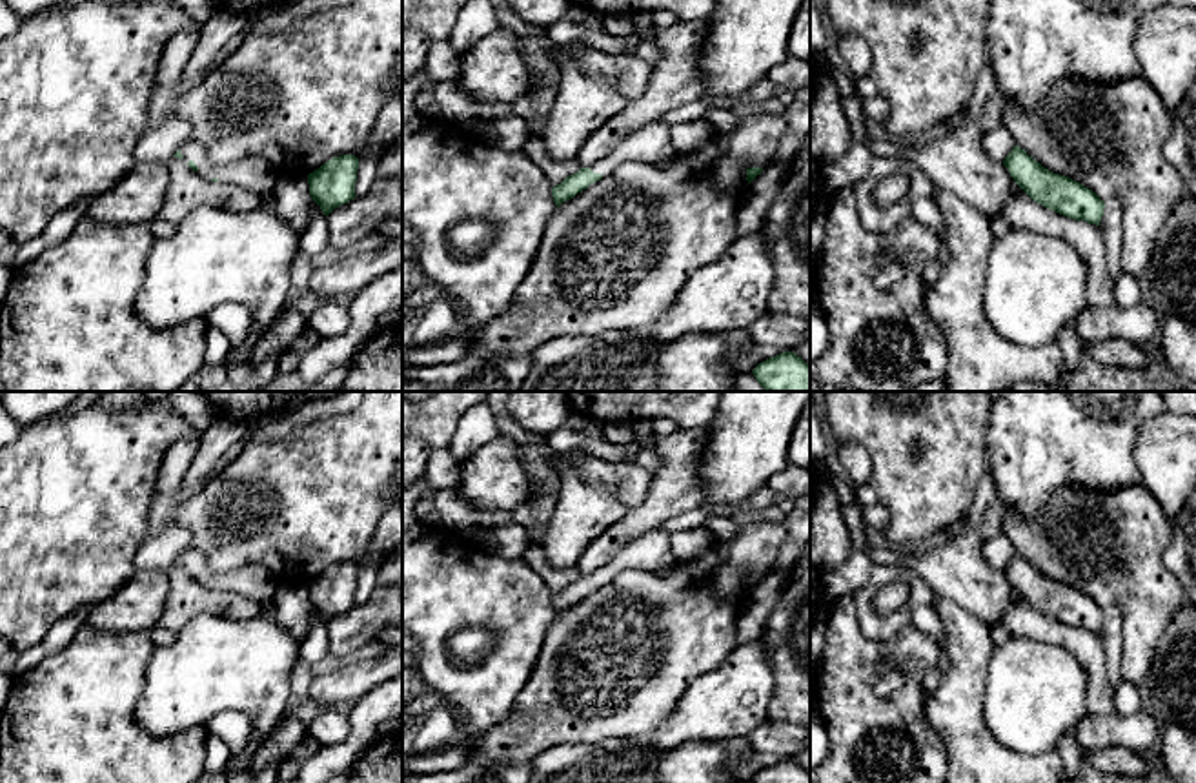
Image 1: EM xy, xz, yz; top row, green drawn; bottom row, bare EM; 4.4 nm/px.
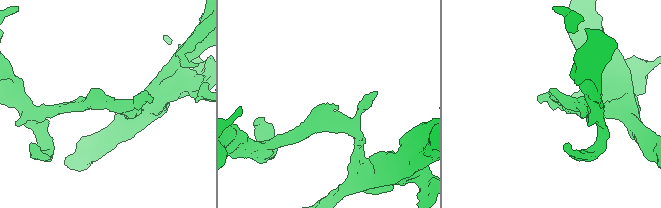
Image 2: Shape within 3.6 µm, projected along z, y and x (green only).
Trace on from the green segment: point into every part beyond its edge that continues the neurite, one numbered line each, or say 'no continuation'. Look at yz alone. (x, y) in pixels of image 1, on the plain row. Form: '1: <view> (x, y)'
no continuation

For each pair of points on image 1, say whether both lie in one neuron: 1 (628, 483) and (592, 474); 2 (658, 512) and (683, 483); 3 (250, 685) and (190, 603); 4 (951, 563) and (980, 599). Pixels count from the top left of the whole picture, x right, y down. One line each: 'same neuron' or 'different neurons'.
1: same neuron
2: same neuron
3: different neurons
4: same neuron

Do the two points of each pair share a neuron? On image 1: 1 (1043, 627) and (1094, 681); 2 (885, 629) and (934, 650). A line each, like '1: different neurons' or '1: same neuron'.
1: same neuron
2: different neurons

